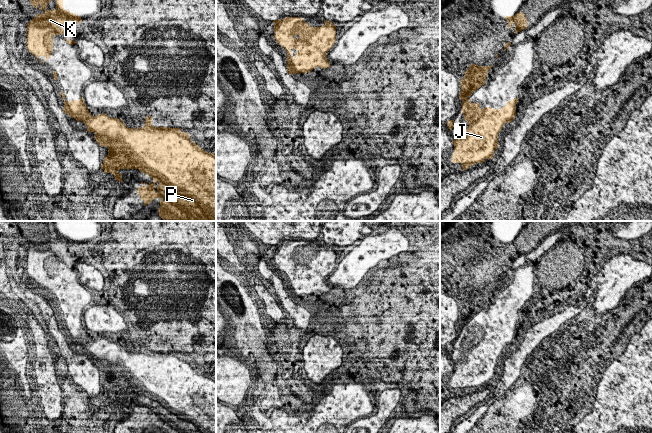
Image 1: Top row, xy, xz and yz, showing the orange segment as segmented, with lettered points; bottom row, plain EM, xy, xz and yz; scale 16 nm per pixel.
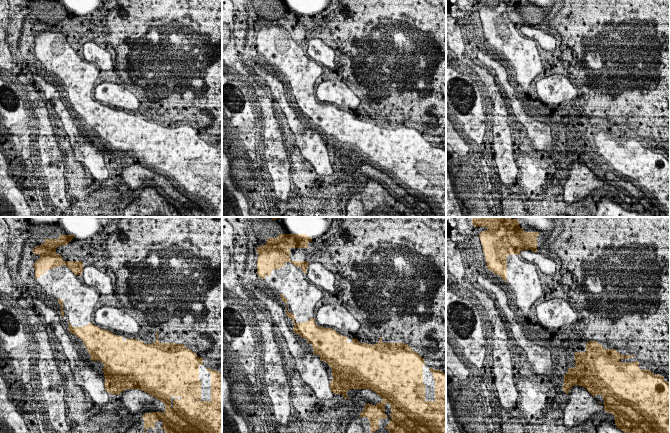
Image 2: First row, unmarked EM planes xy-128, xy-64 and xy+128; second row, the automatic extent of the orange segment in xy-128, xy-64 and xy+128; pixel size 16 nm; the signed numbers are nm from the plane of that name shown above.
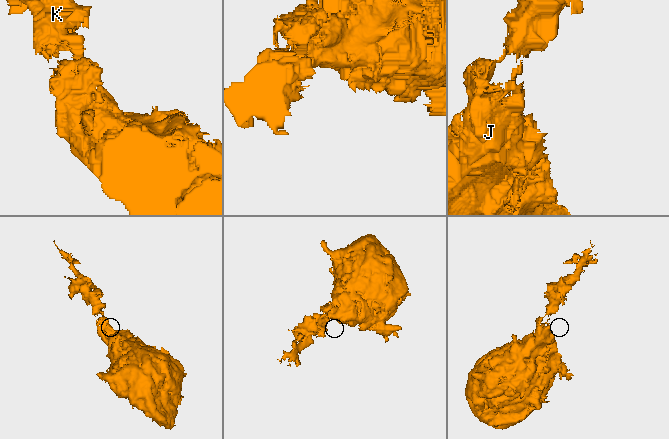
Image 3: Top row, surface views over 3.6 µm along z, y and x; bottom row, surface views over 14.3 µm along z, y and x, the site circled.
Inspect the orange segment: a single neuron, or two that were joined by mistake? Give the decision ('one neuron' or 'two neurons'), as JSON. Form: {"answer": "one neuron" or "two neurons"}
{"answer": "one neuron"}

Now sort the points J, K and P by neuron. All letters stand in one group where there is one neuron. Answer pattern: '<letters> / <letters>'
J K P

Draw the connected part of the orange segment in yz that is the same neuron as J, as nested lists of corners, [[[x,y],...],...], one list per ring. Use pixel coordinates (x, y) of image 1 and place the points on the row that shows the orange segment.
[[[471,64],[461,79],[462,113],[469,127],[466,129],[466,138],[454,139],[453,163],[461,163],[466,170],[476,163],[483,163],[485,159],[492,159],[498,148],[498,133],[505,123],[514,120],[518,97],[501,109],[491,107],[480,108],[479,103],[471,103],[469,96],[486,82],[488,71],[493,66],[478,66]]]

